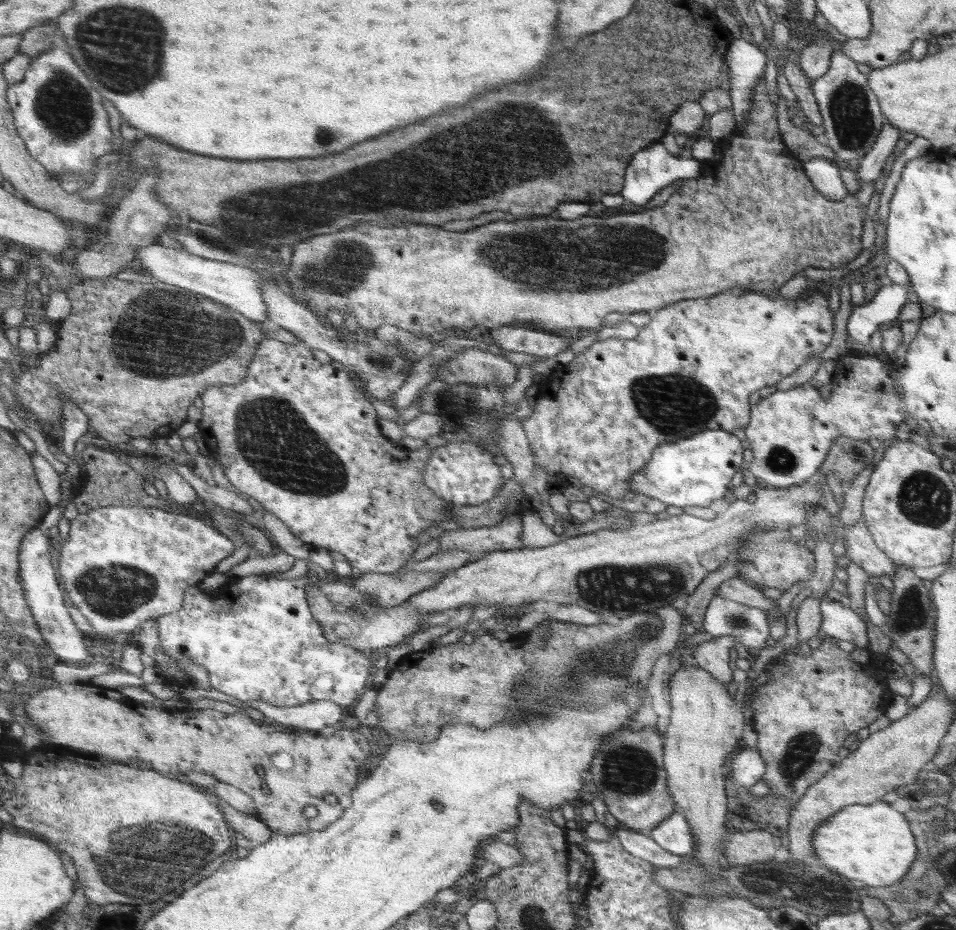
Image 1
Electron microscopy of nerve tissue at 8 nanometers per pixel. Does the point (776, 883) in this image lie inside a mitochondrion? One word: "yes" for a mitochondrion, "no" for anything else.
yes

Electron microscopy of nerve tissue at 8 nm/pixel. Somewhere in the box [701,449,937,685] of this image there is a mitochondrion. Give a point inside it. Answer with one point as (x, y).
(911, 615)

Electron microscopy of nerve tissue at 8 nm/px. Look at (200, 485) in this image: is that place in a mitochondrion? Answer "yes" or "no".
no

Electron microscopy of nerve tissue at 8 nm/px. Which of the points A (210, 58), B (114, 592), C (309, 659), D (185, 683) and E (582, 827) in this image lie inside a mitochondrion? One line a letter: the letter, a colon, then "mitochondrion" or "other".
A: other
B: mitochondrion
C: other
D: other
E: other

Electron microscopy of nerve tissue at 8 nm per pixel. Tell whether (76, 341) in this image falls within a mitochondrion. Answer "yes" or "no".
no

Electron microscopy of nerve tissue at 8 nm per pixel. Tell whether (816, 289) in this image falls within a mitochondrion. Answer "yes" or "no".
no

